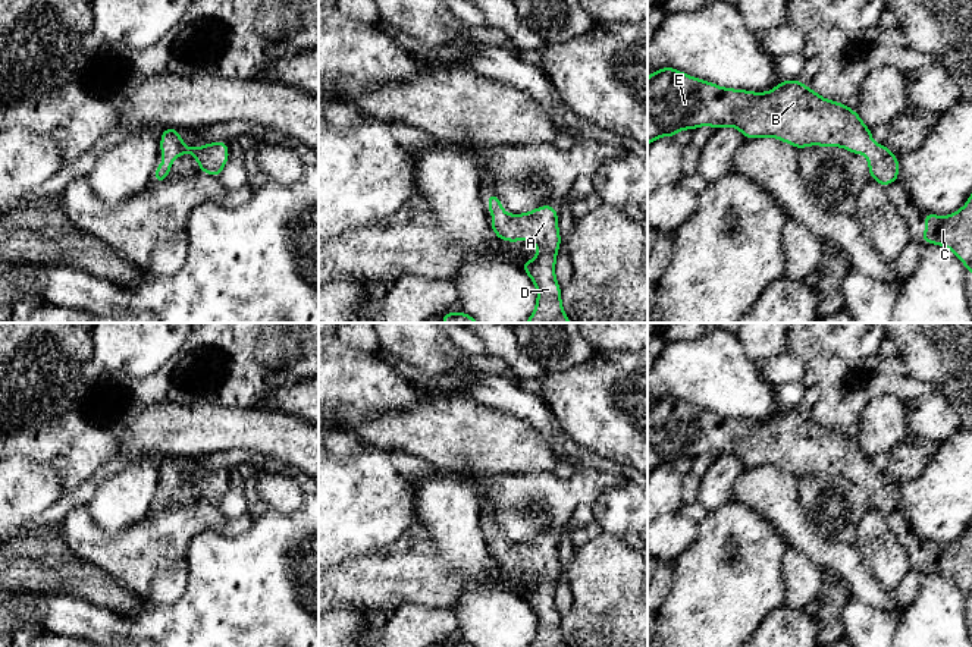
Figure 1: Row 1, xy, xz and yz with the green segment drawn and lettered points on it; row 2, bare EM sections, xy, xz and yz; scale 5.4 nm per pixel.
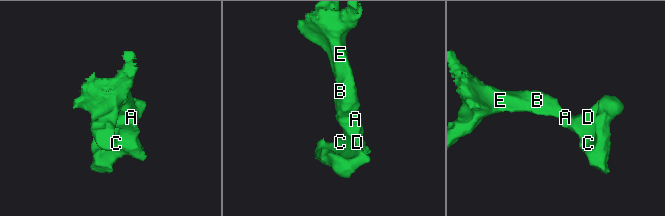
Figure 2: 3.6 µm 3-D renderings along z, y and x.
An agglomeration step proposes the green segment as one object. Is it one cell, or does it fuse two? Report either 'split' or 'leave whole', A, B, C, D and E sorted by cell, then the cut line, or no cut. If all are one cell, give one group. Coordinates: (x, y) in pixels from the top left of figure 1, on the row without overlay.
leave whole | A B C D E | no cut

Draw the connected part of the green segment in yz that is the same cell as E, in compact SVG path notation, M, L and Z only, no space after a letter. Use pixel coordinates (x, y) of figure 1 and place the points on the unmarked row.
M674 396L659 398L648 406L648 474L659 465L675 467L681 458L709 453L737 456L747 468L772 465L797 478L808 474L843 475L855 483L866 483L869 505L887 515L899 508L899 489L885 474L872 472L869 456L857 440L846 433L825 428L799 409L781 409L768 421L722 417L686 403Z

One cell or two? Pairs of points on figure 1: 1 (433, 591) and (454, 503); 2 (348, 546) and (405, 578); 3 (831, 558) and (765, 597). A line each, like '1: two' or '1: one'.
1: two
2: two
3: two

